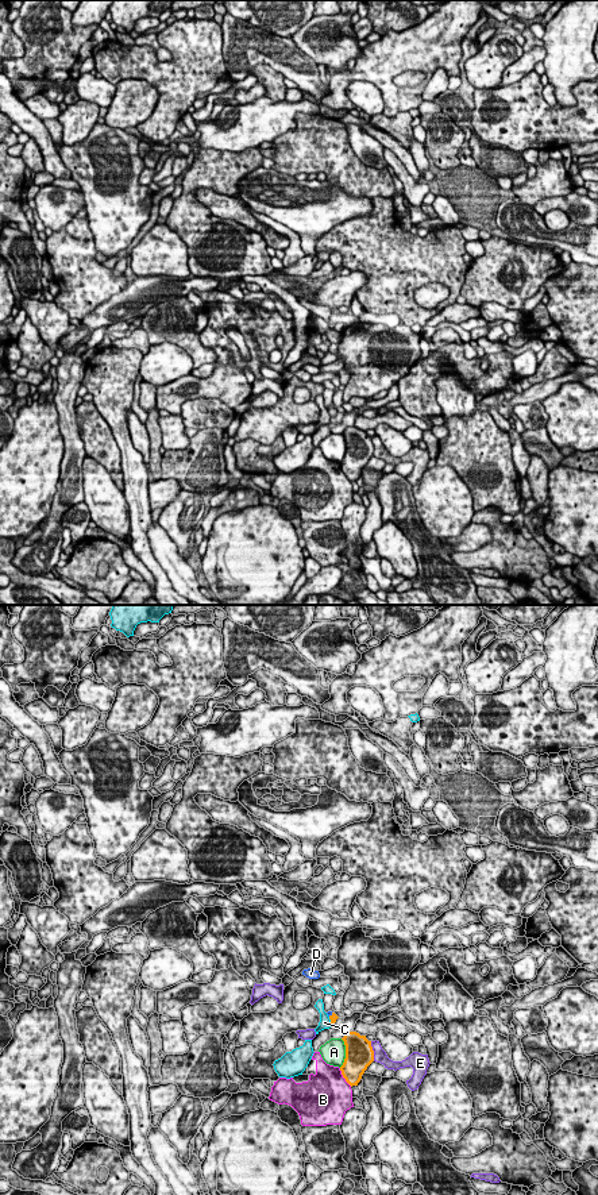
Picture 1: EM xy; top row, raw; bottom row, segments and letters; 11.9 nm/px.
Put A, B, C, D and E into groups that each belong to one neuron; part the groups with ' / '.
A / B / C / D / E

